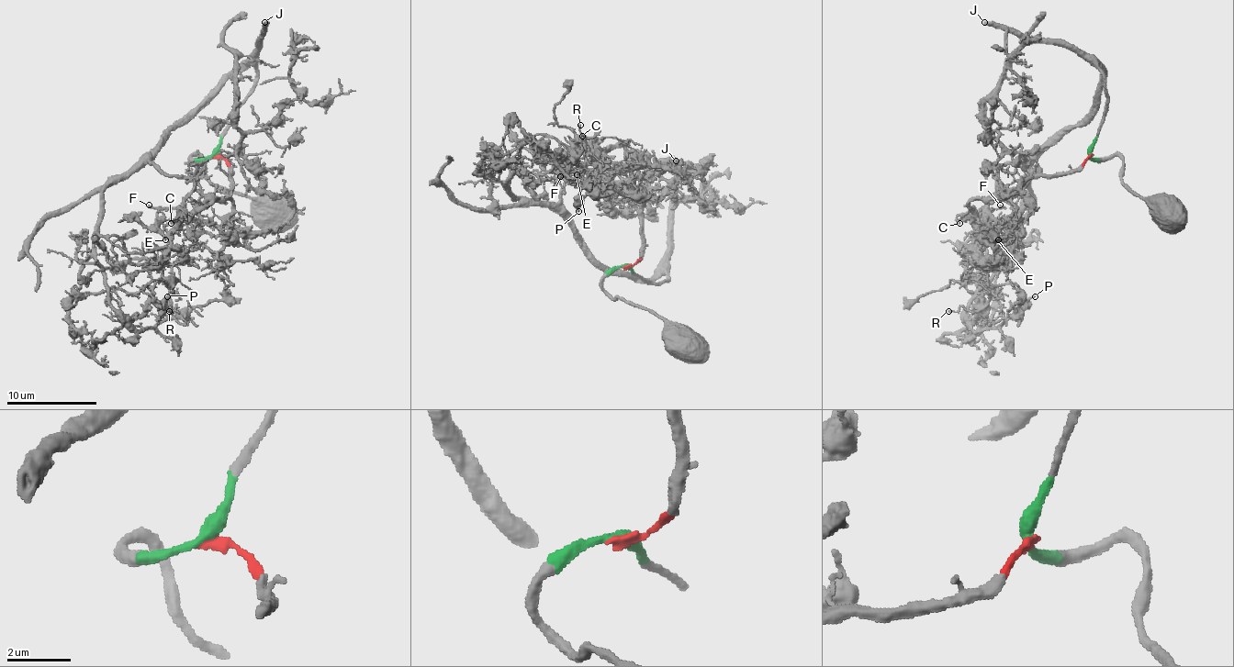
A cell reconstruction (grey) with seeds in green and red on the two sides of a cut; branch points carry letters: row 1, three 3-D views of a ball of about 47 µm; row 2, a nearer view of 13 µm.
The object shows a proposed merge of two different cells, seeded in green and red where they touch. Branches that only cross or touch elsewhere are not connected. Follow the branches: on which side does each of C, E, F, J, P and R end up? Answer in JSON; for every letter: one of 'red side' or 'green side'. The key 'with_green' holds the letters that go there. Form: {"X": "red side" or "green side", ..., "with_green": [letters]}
{"C": "red side", "E": "green side", "F": "green side", "J": "green side", "P": "red side", "R": "red side", "with_green": ["E", "F", "J"]}

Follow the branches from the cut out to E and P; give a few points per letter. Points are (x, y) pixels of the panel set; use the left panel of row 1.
E: (213, 154), (255, 75), (252, 64), (150, 151), (163, 172), (193, 181), (179, 205), (157, 215), (166, 239)
P: (213, 154), (231, 170), (229, 196), (199, 205), (174, 230), (168, 255), (173, 284), (168, 300), (168, 295)

